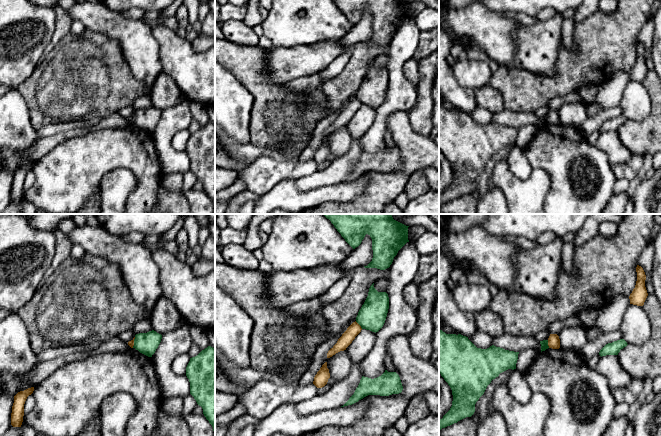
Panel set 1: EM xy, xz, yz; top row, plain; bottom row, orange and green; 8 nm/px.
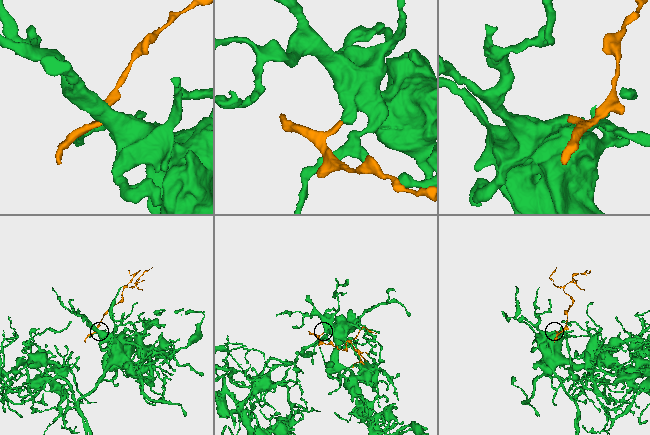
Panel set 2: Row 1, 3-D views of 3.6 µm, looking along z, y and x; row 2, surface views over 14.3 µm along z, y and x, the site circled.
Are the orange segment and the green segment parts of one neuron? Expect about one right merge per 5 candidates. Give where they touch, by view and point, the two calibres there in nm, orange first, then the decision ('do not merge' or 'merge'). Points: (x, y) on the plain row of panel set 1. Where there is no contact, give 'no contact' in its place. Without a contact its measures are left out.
meets orange in xz at (359, 101); 100 nm thick on the orange side, 220 nm on the other; do not merge

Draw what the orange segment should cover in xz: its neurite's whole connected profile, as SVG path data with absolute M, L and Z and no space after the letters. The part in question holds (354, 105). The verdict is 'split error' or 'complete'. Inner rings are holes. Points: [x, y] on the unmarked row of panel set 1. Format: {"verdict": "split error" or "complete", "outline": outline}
{"verdict": "complete", "outline": "M356 97L353 98L338 115L337 119L328 127L327 134L332 133L340 127L346 126L361 106L361 102Z"}

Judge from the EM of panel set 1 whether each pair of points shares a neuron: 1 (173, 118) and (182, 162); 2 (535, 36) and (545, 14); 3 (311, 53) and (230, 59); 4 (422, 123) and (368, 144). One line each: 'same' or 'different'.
1: same
2: different
3: different
4: different

